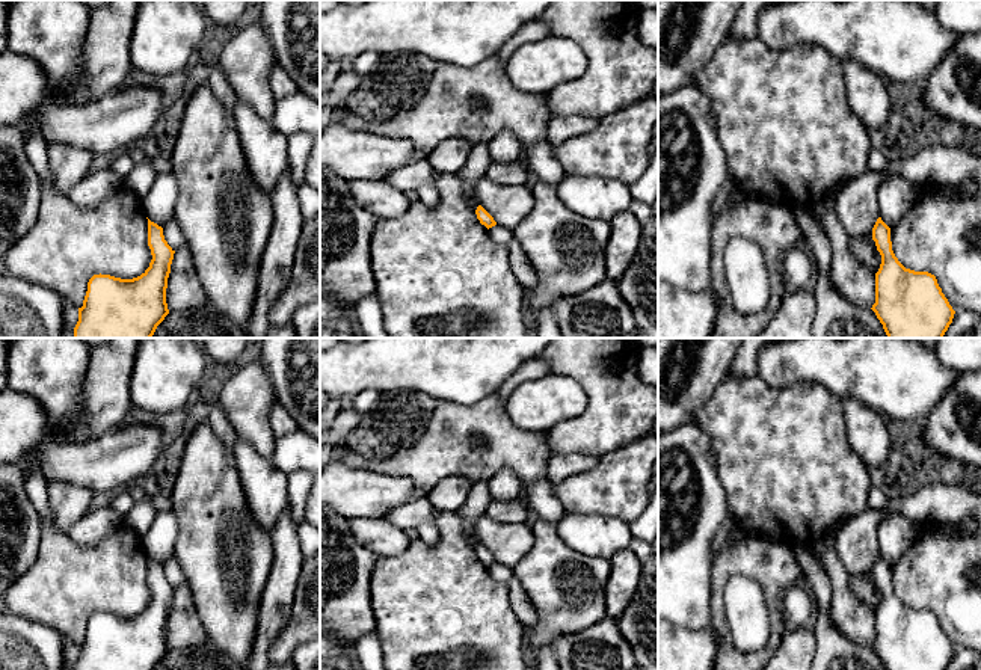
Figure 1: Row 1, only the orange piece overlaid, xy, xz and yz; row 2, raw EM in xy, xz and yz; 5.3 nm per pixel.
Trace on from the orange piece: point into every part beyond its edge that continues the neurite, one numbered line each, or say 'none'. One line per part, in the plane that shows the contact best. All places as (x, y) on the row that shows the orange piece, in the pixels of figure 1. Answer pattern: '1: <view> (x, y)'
none

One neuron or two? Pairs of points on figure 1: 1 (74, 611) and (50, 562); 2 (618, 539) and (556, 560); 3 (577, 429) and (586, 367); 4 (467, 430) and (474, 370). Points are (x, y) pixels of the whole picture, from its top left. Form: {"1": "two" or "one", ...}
{"1": "one", "2": "two", "3": "one", "4": "two"}

